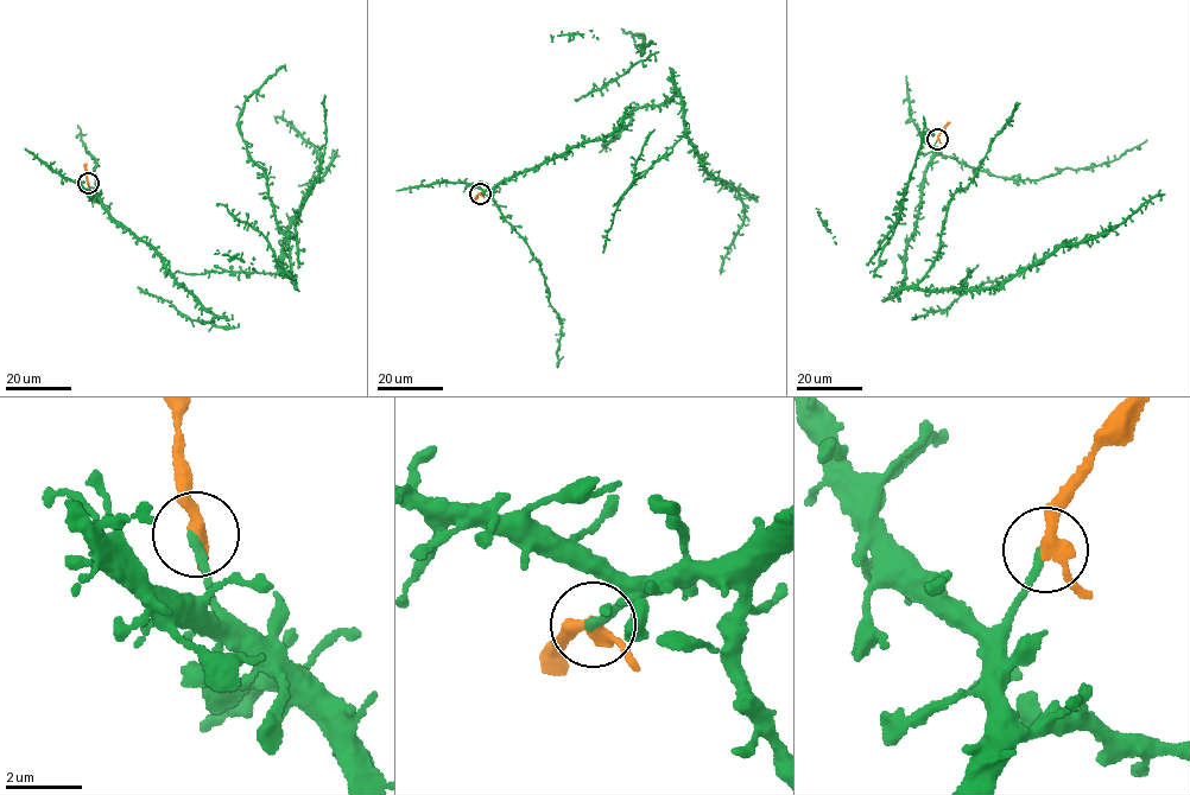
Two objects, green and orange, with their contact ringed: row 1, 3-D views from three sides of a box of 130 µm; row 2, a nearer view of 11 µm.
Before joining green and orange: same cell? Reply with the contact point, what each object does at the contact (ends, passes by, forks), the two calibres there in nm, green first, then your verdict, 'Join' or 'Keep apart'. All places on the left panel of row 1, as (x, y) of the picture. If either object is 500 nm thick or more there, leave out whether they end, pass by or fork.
Place: (88, 183). At the ring green ends. At the ring orange passes by. Thickness 240 nm (green) against 320 nm. Keep apart

